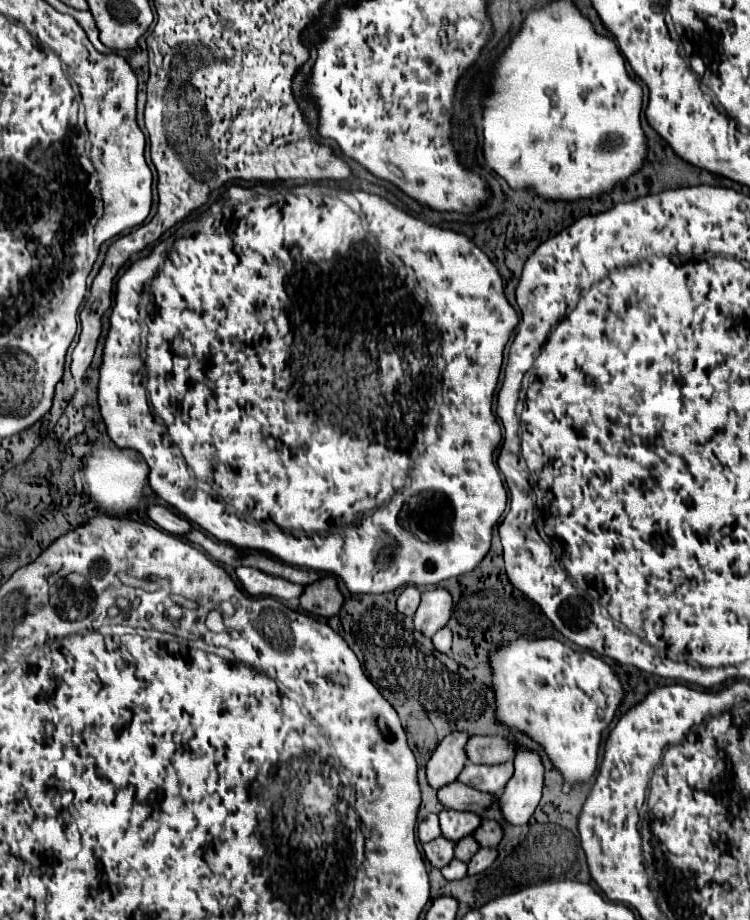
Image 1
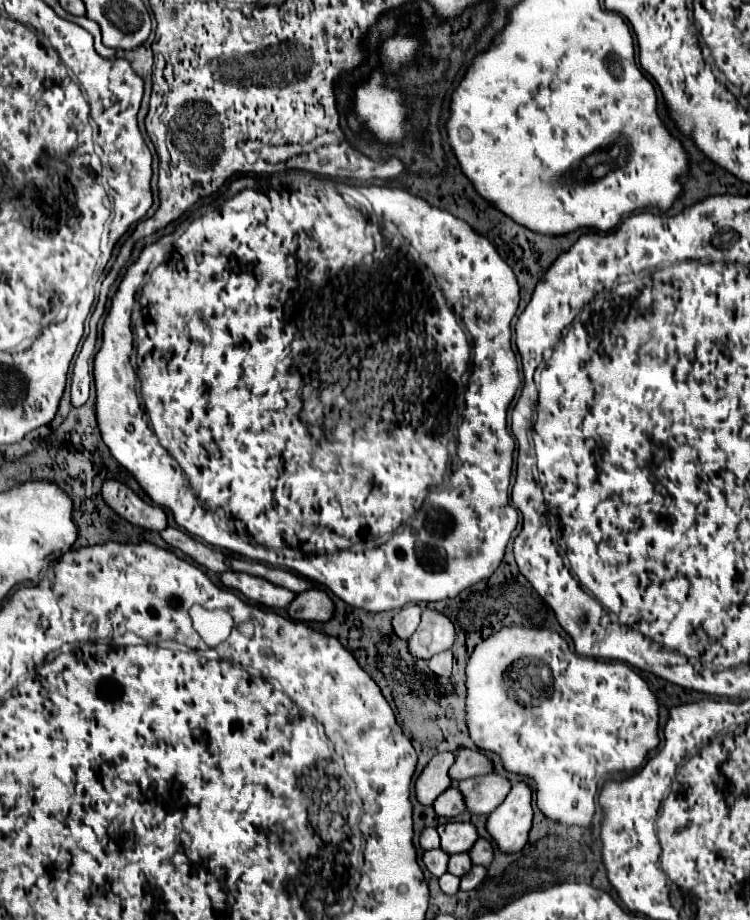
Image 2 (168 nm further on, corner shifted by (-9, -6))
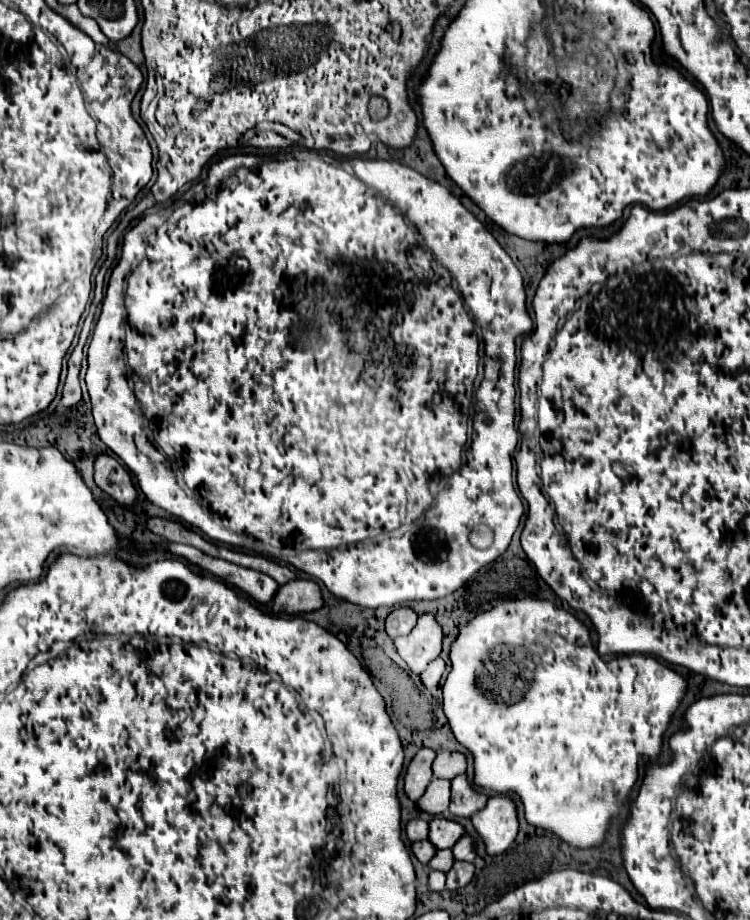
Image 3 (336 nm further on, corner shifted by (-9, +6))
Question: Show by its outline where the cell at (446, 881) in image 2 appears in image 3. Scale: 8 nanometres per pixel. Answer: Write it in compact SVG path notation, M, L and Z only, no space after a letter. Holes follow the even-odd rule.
M432 870L430 876L428 876L428 890L432 890L432 892L442 892L444 886L446 886L446 874Z

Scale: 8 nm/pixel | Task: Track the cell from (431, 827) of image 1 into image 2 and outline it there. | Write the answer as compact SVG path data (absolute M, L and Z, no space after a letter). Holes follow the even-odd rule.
M424 828L422 836L420 836L420 846L424 850L432 850L440 846L440 836L436 834L436 828Z

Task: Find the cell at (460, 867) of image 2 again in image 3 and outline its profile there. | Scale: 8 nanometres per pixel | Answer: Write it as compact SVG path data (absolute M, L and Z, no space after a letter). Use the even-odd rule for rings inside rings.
M438 850L434 854L434 858L428 862L428 866L432 870L440 870L440 872L448 872L452 864L454 864L454 858L452 858L452 852L450 850Z

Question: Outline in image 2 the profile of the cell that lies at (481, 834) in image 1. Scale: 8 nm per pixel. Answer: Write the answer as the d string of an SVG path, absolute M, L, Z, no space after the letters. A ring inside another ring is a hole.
M478 838L476 844L470 850L470 858L474 864L482 864L482 866L490 866L492 858L494 858L494 848L492 842L486 838Z

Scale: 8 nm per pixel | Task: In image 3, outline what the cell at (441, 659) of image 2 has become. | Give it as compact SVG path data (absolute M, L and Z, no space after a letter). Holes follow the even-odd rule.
M436 658L422 674L420 674L420 680L422 680L422 684L430 690L430 688L434 688L434 686L438 686L438 682L440 682L440 676L442 676L442 672L444 672L444 668L446 668L446 664L444 664L444 660L442 658Z

